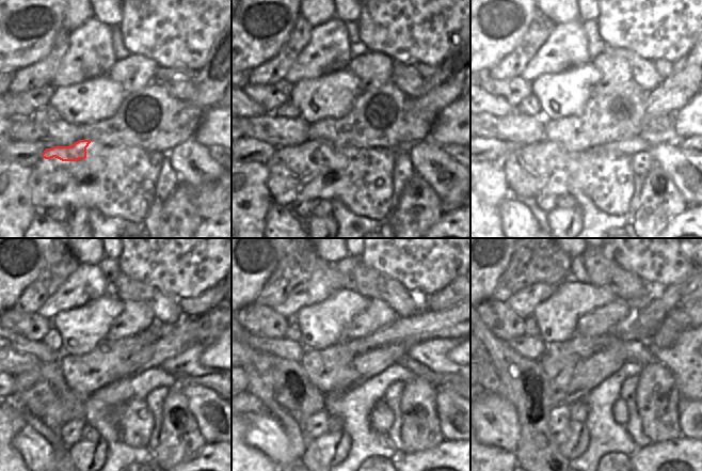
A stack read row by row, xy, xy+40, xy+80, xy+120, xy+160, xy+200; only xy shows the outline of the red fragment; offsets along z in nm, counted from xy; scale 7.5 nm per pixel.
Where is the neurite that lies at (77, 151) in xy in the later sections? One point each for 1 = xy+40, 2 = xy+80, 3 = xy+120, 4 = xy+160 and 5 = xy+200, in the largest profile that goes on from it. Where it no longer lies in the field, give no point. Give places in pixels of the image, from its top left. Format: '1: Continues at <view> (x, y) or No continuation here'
1: Continues at xy+40 (314, 150)
2: Continues at xy+80 (546, 150)
3: Continues at xy+120 (46, 380)
4: Continues at xy+160 (282, 386)
5: Continues at xy+200 (501, 371)

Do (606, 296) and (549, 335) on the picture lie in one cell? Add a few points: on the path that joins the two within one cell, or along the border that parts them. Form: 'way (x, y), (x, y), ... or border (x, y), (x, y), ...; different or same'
way (592, 297), (588, 297), (563, 322); same

